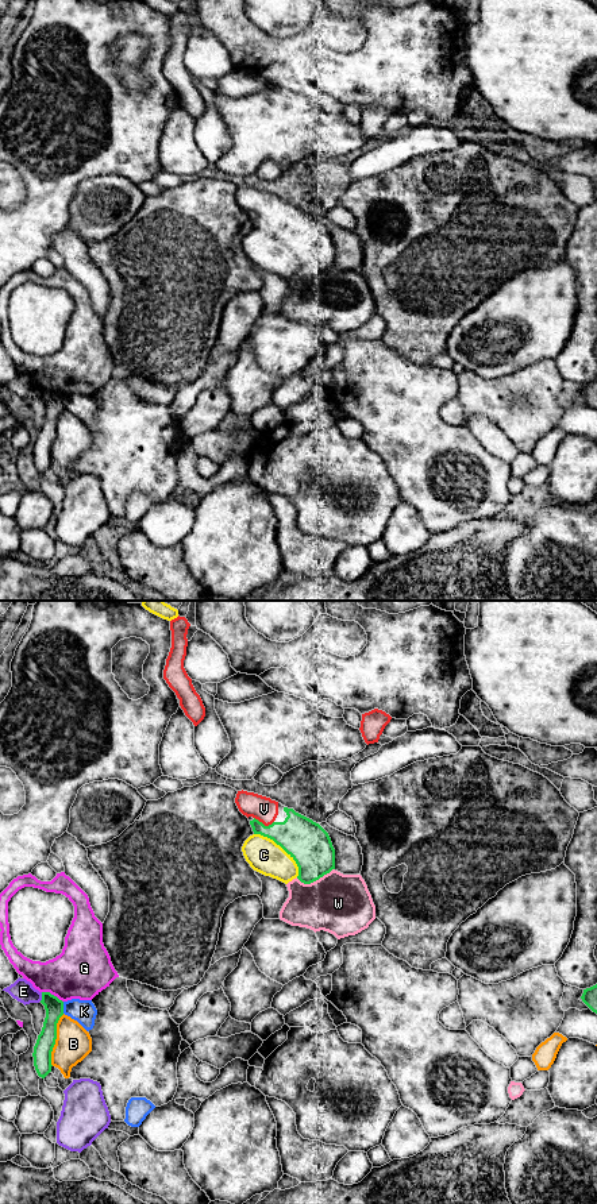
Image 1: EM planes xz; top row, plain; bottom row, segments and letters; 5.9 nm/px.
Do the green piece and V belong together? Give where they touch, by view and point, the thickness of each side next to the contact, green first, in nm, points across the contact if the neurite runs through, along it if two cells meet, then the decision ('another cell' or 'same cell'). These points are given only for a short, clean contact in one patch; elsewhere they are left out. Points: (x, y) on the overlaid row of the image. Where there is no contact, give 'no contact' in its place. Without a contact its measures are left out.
contact xz (262, 824); calibres 240 and 150 nm; way xz (300, 837), (272, 830), (262, 824), (264, 809); same cell

